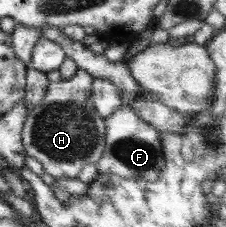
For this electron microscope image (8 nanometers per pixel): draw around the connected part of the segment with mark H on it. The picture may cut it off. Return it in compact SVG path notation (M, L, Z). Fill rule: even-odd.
M78 69L70 79L50 82L46 95L31 109L22 130L22 143L27 156L35 157L53 179L75 179L85 165L102 156L106 144L106 126L94 109L92 84L94 78Z

